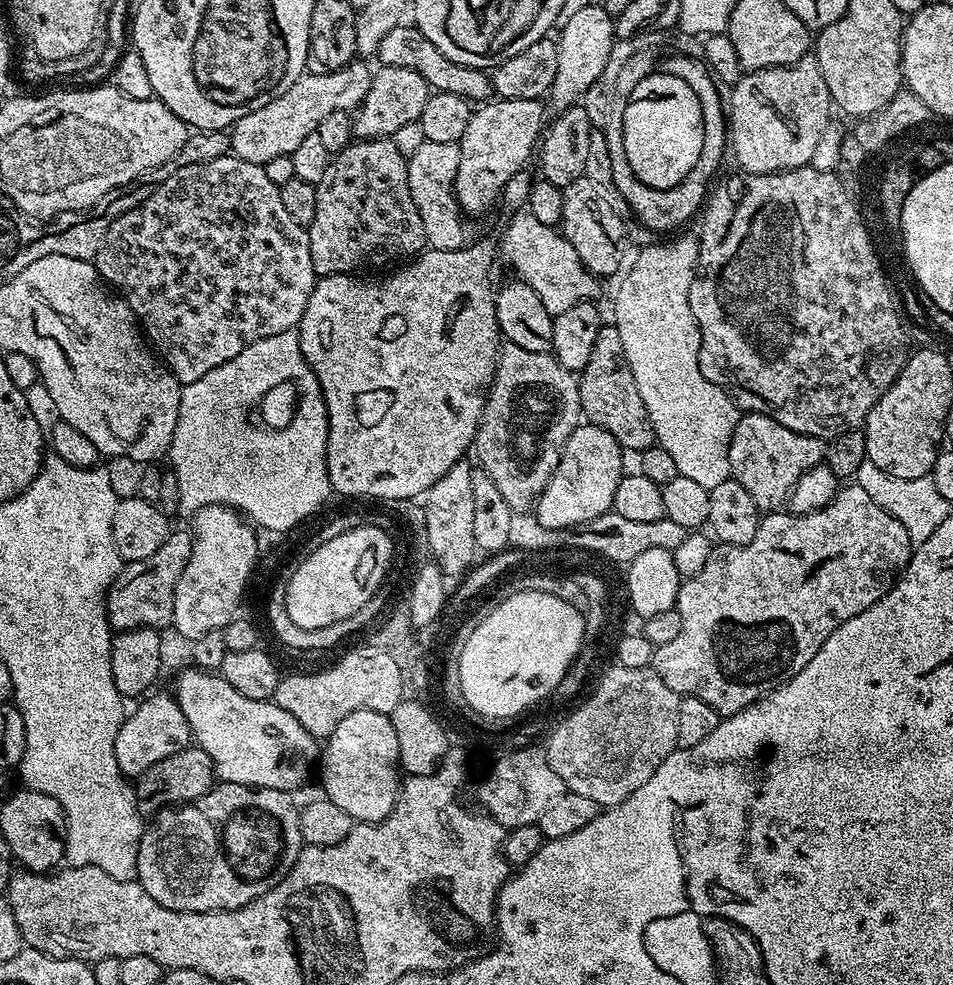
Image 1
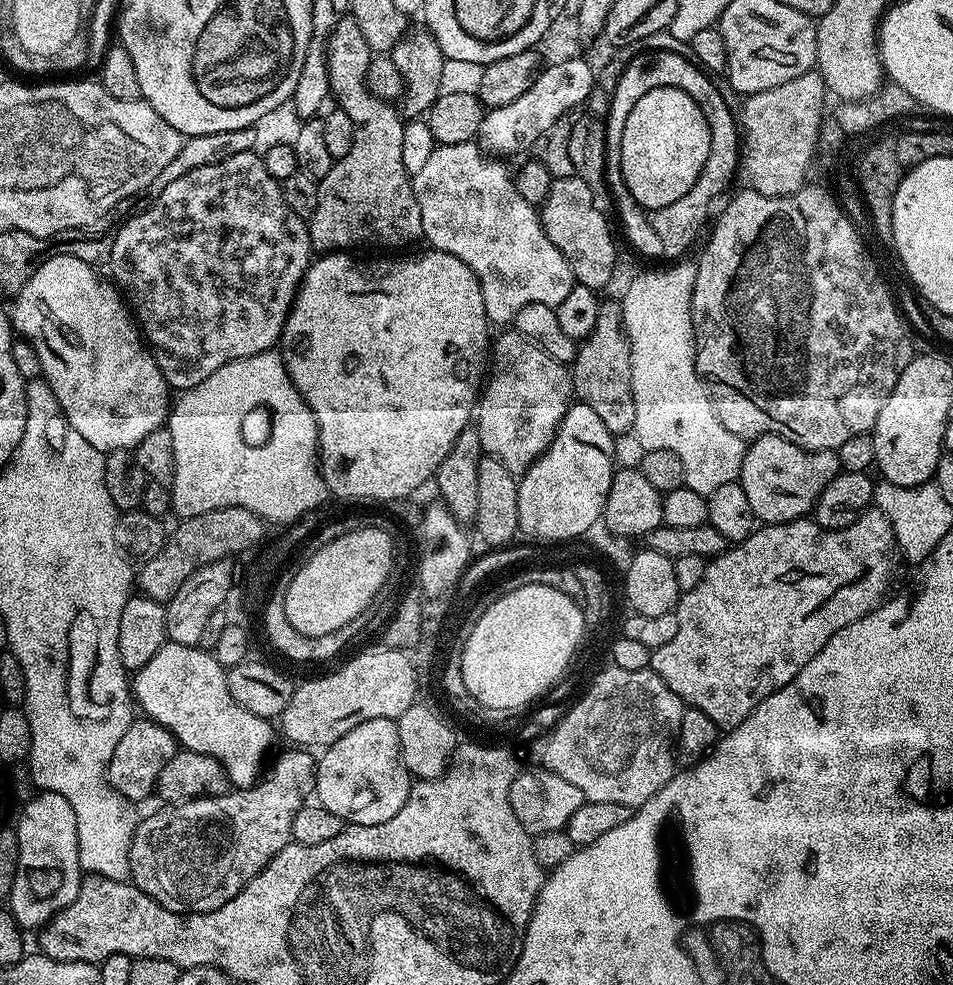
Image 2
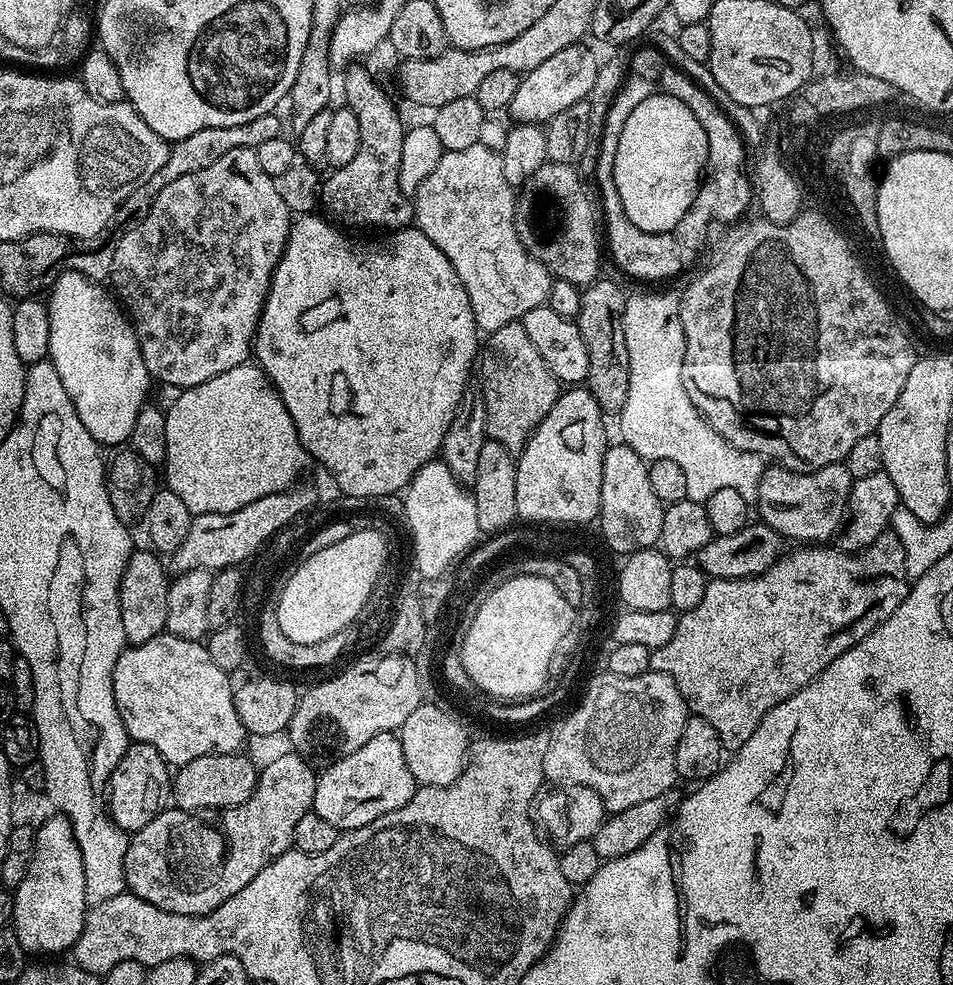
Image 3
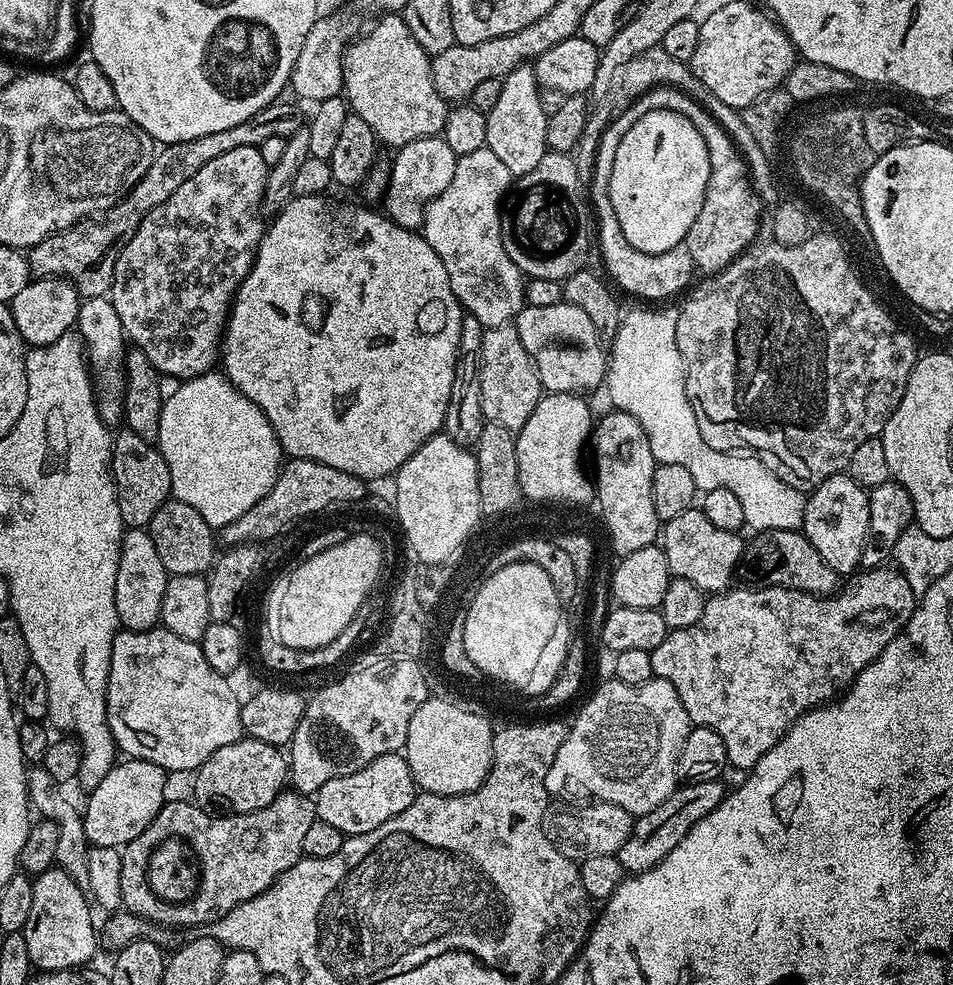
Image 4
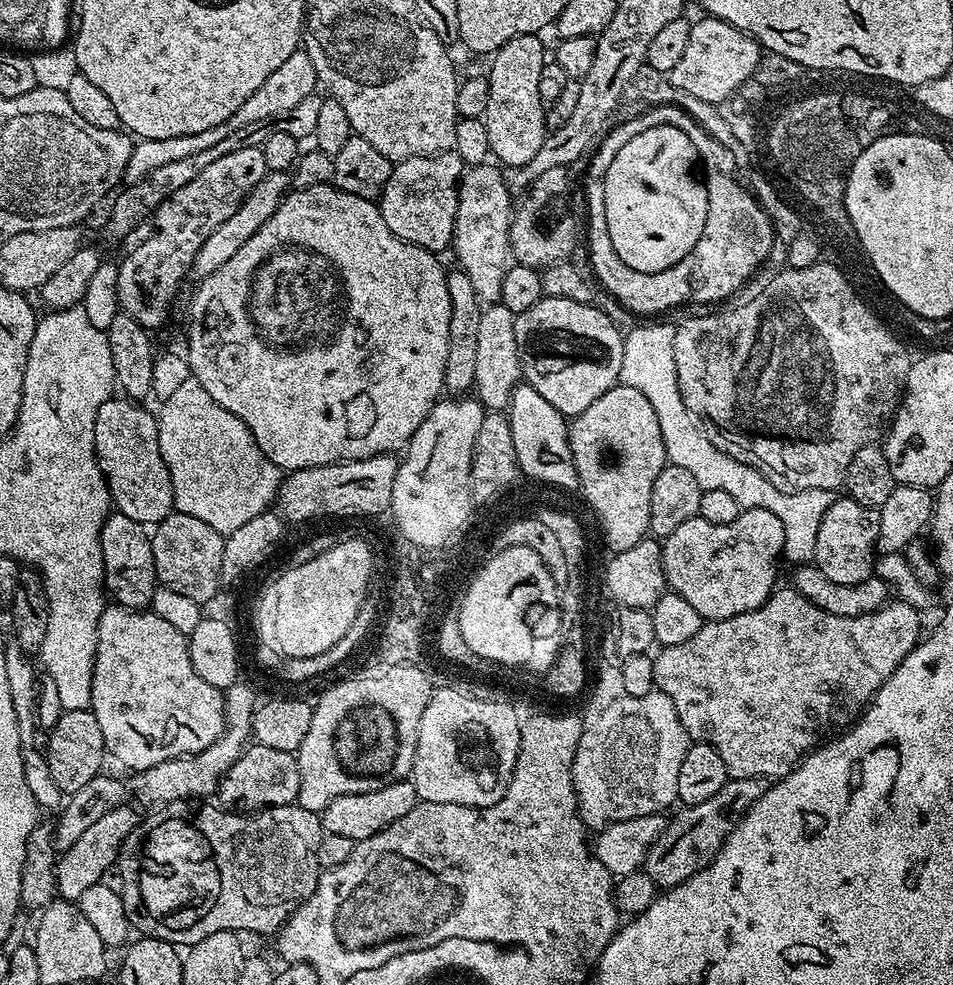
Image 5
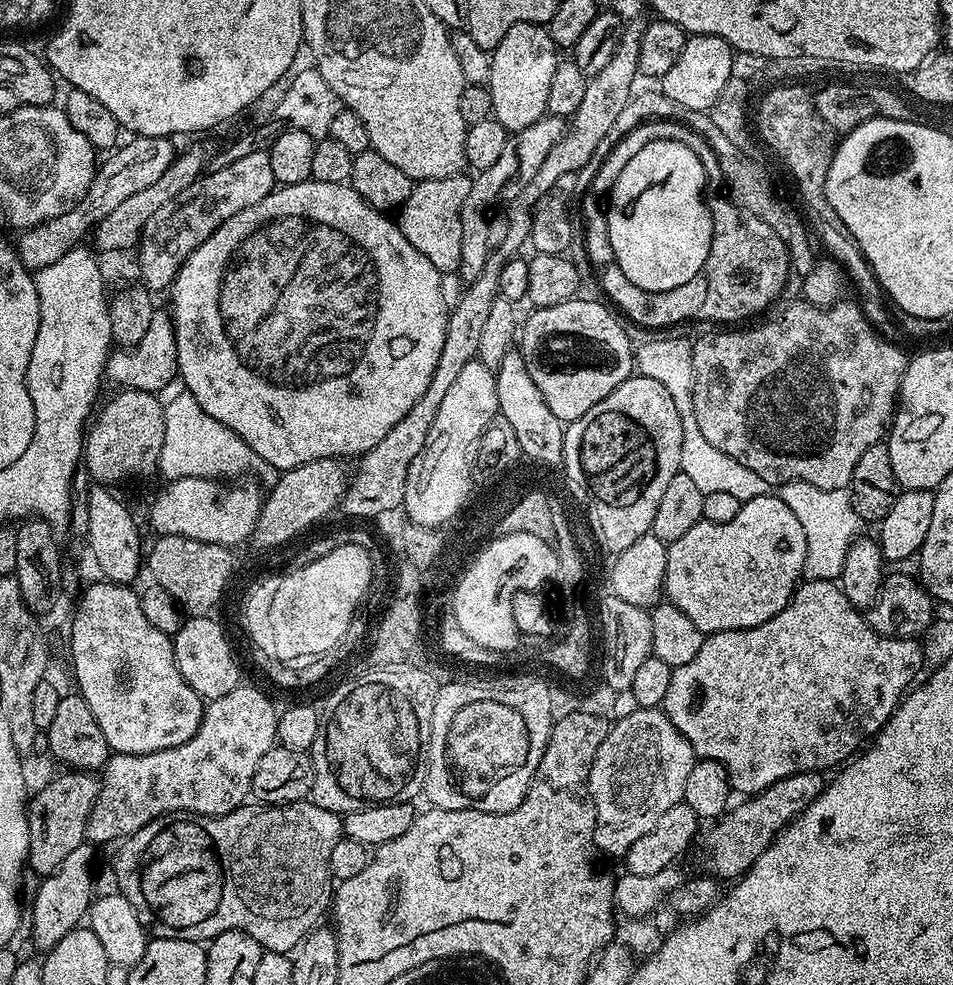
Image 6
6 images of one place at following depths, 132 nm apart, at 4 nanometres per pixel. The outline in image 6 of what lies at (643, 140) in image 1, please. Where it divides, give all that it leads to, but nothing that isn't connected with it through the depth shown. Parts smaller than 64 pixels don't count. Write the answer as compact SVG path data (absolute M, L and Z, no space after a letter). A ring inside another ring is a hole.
M669 140L650 142L638 150L622 174L618 174L606 204L610 246L614 246L614 258L622 272L628 272L636 284L644 284L644 288L672 288L672 284L688 280L700 268L700 260L708 252L708 212L704 212L698 199L698 194L706 188L704 176L706 170L698 154L690 146L682 146L682 142Z

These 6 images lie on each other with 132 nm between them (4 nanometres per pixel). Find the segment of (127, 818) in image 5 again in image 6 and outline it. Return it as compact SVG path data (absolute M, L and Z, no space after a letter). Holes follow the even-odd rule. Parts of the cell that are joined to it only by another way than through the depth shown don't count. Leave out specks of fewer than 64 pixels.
M85 842L78 846L62 861L56 872L43 877L36 888L36 897L32 900L32 940L41 950L58 946L66 934L81 927L92 906L92 852L93 845Z

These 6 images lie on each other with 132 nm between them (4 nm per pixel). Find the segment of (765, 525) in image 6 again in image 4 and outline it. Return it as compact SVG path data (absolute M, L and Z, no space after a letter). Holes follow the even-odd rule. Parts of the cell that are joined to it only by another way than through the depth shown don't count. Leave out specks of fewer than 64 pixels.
M696 506L662 524L662 547L672 575L686 578L686 582L694 582L694 586L705 594L727 592L733 587L732 575L737 575L746 543L745 537L742 537L740 532L714 526L714 522L710 522L710 518L706 518L706 514Z

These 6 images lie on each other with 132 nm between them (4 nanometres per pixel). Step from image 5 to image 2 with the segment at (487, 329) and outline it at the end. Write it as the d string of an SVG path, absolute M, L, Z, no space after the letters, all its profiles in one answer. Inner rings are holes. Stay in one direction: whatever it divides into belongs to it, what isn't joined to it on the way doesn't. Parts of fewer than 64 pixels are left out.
M501 332L490 344L490 371L478 397L474 427L487 455L498 458L514 474L523 474L550 446L562 418L572 407L572 377L565 365L550 358L522 333Z

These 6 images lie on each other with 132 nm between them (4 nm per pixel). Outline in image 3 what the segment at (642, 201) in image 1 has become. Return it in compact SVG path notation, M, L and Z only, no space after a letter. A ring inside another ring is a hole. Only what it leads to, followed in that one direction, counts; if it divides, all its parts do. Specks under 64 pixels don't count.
M678 76L678 102L686 102L686 106L694 110L694 118L698 118L698 122L702 122L702 130L706 130L707 142L707 162L700 188L690 210L682 216L678 226L672 231L681 252L682 262L685 266L690 266L706 240L710 224L732 222L740 217L748 206L751 207L754 189L749 173L744 173L744 137L732 125L732 119L710 98L710 94L706 94L706 90L702 90L693 81L684 82L684 79L686 78Z

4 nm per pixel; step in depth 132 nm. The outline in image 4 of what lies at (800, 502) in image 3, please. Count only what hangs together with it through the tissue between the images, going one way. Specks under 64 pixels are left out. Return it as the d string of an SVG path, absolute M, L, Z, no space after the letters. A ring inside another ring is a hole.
M846 474L826 478L817 488L807 493L802 531L805 538L822 554L822 562L838 574L852 574L860 568L864 545L869 539L870 506L868 492Z

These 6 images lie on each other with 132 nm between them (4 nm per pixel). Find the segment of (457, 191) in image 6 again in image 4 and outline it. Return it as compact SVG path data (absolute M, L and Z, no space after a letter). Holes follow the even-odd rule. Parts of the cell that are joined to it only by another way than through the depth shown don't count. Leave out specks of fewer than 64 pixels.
M443 135L418 138L414 142L406 142L401 148L395 149L390 160L388 173L388 188L384 192L382 201L383 211L389 220L398 226L413 230L423 229L424 207L446 186L450 184L450 178L454 176L454 166L457 157L450 146L446 146Z

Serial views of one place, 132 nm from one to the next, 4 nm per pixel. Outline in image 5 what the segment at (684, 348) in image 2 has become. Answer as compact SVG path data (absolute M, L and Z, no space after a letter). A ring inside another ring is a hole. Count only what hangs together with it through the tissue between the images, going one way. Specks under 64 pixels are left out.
M671 323L640 324L637 328L627 329L619 383L634 386L634 390L642 390L642 394L650 398L650 404L658 414L658 426L662 426L667 463L682 466L682 470L687 470L704 490L727 490L738 501L741 509L770 510L770 514L774 514L774 518L778 518L778 522L782 522L784 527L783 559L787 563L789 560L792 566L809 563L816 555L818 526L822 526L822 514L826 514L826 510L832 505L833 493L826 488L785 490L759 467L751 463L743 464L742 461L727 456L718 445L712 444L710 437L700 433L701 425L697 417L688 411L678 390L678 374L674 366L675 333L676 329Z

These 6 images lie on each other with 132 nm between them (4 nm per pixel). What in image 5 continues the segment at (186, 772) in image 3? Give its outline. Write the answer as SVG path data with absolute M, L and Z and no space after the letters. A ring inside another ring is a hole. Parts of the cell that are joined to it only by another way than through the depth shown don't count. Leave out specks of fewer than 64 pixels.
M253 743L245 747L244 753L226 770L218 789L219 803L232 810L243 810L251 814L261 808L277 808L283 804L294 804L300 789L300 771L293 753L271 749Z

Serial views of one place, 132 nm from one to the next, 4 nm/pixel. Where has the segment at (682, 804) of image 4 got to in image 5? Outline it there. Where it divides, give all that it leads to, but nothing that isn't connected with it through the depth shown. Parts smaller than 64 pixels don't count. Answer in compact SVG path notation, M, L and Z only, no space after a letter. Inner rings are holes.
M730 778L722 790L714 794L714 798L681 807L681 812L665 823L664 833L656 839L654 846L650 846L642 871L654 878L657 889L660 890L678 886L686 882L686 878L698 874L698 870L705 868L716 857L732 833L732 827L748 813L754 802L758 802L758 798L762 798L769 786L769 781L764 778Z

